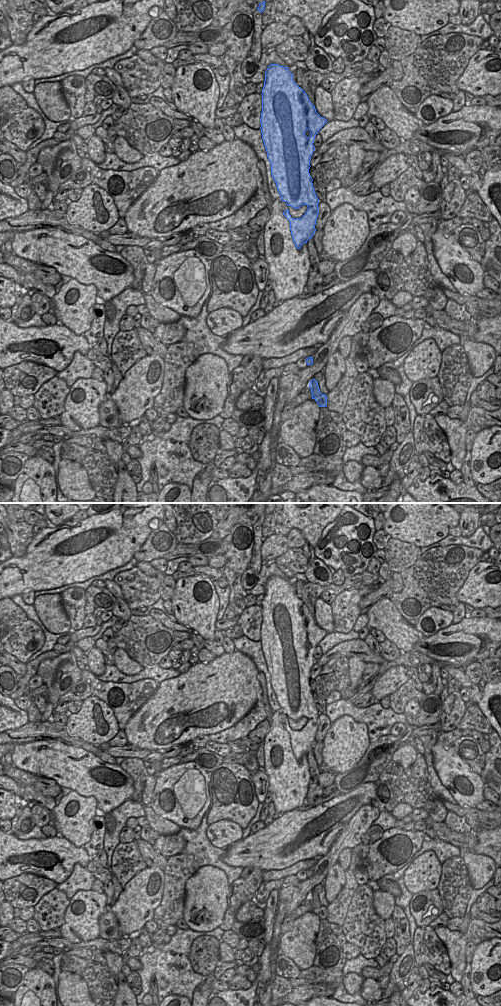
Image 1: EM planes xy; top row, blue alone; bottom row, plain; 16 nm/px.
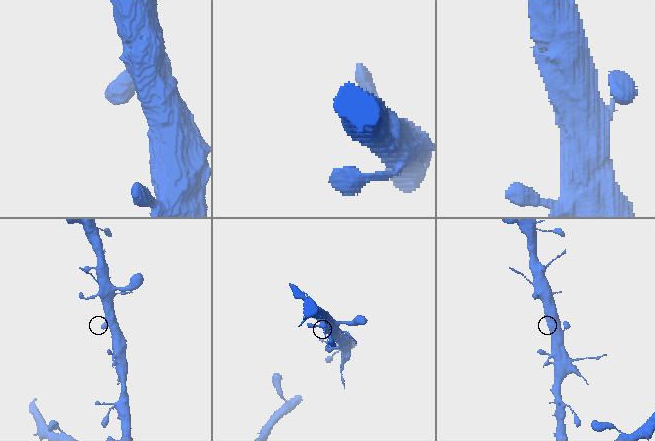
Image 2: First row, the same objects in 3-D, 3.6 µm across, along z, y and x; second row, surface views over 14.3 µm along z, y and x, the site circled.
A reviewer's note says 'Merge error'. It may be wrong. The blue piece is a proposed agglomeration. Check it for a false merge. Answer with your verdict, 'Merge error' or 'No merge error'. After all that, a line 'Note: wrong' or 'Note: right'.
No merge error.
Note: wrong

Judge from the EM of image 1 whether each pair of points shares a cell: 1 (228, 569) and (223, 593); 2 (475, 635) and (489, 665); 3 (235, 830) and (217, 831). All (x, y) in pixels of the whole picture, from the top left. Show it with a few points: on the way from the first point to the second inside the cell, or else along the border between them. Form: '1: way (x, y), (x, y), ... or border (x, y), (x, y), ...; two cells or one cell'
1: border (228, 585), (230, 590), (229, 603); two cells
2: border (490, 653), (479, 662); two cells
3: way (231, 830), (221, 830); one cell

